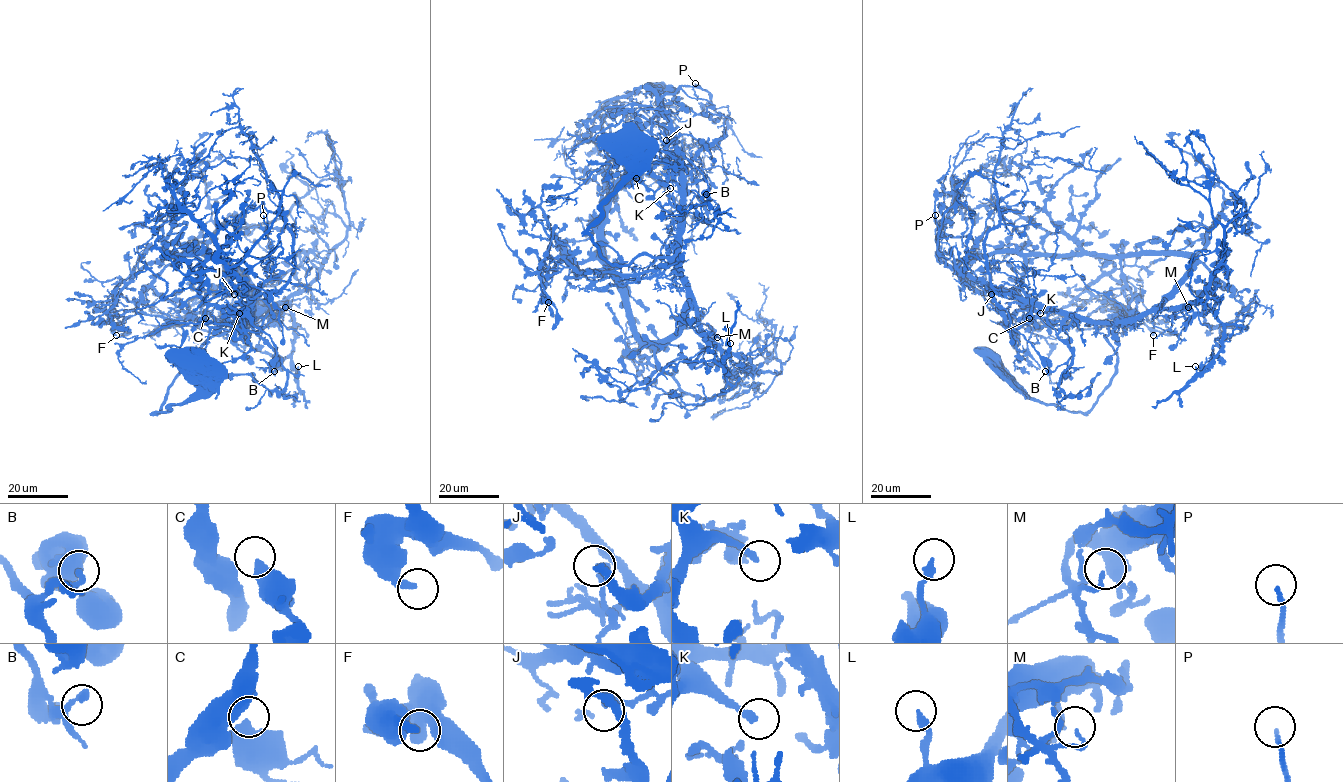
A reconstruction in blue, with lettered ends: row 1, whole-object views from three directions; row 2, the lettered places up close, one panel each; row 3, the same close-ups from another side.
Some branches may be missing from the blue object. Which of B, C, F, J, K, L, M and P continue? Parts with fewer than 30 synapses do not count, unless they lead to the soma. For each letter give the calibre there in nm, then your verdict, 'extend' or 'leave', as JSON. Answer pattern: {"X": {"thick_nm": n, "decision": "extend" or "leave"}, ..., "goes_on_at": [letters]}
{"B": {"thick_nm": 220, "decision": "leave"}, "C": {"thick_nm": 360, "decision": "leave"}, "F": {"thick_nm": 300, "decision": "leave"}, "J": {"thick_nm": 240, "decision": "leave"}, "K": {"thick_nm": 240, "decision": "leave"}, "L": {"thick_nm": 260, "decision": "leave"}, "M": {"thick_nm": 150, "decision": "leave"}, "P": {"thick_nm": 120, "decision": "leave"}, "goes_on_at": []}

